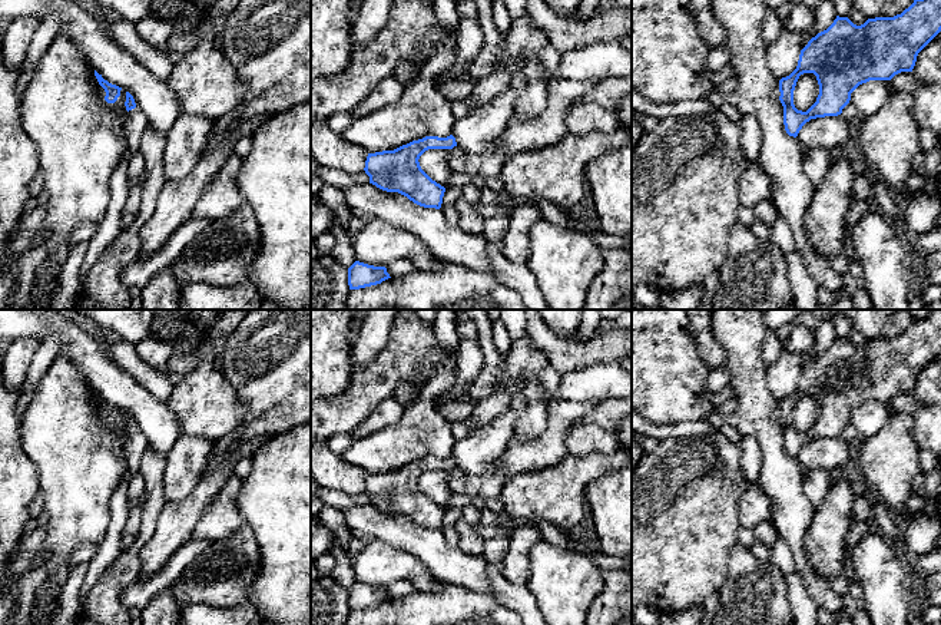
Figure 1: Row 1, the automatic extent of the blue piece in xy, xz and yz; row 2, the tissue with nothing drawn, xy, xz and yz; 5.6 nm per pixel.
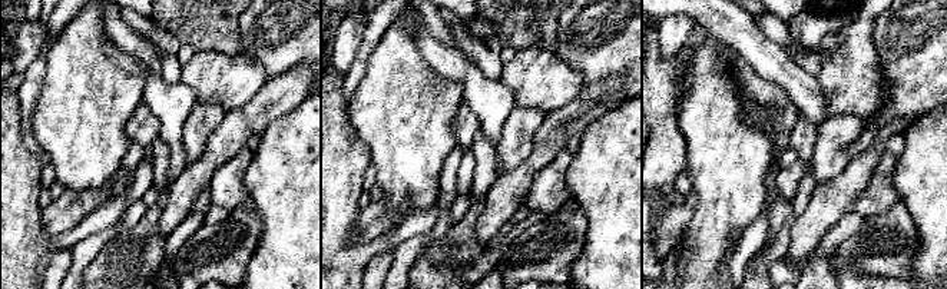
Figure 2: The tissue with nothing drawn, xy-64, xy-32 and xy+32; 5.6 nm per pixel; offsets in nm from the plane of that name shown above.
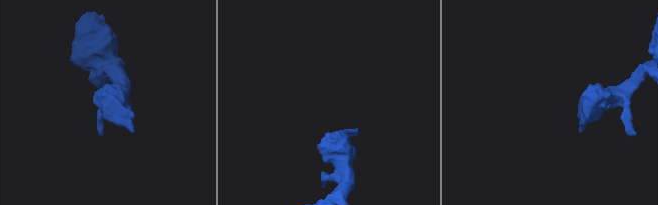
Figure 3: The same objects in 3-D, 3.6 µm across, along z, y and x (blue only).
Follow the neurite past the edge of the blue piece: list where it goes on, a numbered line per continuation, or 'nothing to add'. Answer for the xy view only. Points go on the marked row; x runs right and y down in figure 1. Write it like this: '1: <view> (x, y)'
1: xy (135, 123)

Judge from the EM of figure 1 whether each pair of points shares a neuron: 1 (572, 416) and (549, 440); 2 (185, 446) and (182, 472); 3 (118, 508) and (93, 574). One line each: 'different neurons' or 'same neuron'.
1: same neuron
2: same neuron
3: same neuron

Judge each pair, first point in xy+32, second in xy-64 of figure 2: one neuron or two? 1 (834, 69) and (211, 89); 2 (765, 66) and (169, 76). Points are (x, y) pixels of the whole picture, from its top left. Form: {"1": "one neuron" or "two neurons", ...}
{"1": "one neuron", "2": "two neurons"}

